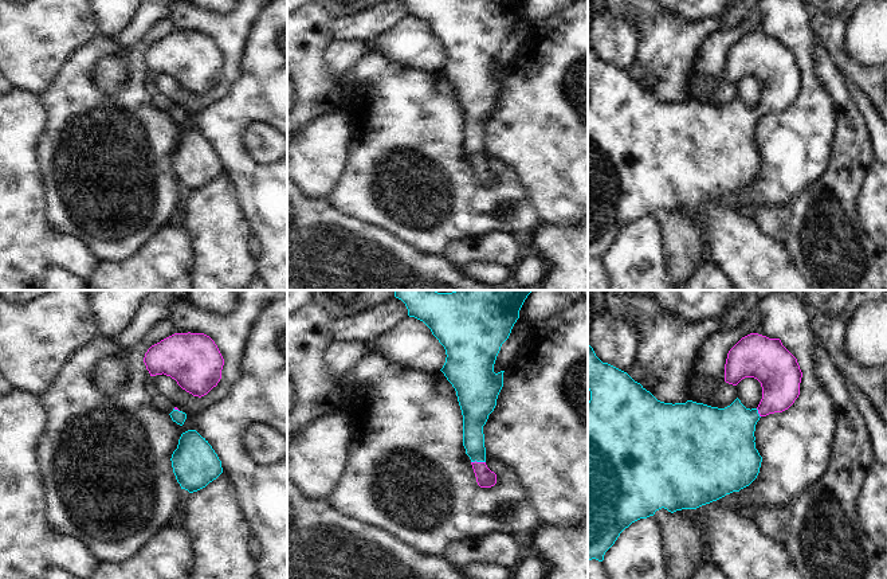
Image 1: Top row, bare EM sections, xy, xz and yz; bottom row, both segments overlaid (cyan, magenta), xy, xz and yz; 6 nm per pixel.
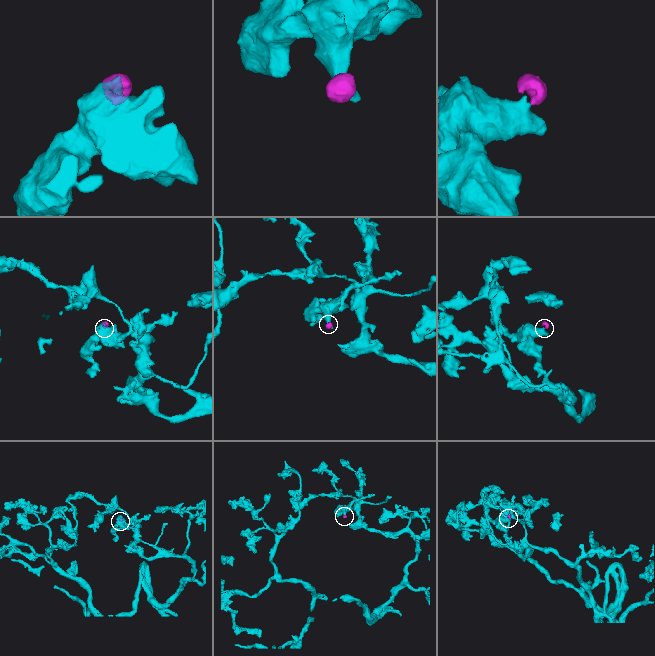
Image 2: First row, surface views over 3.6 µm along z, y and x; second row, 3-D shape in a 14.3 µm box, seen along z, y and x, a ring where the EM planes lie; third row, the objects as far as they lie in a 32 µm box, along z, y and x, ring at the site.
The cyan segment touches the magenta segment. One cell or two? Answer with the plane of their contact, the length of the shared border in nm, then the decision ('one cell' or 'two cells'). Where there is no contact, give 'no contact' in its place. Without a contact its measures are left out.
meets cyan in xz; contact 90 nm long; one cell

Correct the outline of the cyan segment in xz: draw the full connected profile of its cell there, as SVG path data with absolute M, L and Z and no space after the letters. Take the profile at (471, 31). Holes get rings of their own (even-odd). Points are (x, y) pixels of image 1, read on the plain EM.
M403 0L408 15L423 20L446 48L446 62L440 69L456 90L463 114L463 145L480 187L497 183L497 173L486 164L483 125L497 105L503 86L503 71L494 71L502 43L509 38L519 17L525 0Z

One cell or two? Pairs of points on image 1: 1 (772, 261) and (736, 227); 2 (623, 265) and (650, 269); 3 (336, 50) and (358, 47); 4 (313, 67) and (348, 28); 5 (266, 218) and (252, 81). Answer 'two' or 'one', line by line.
1: one
2: one
3: one
4: two
5: one

